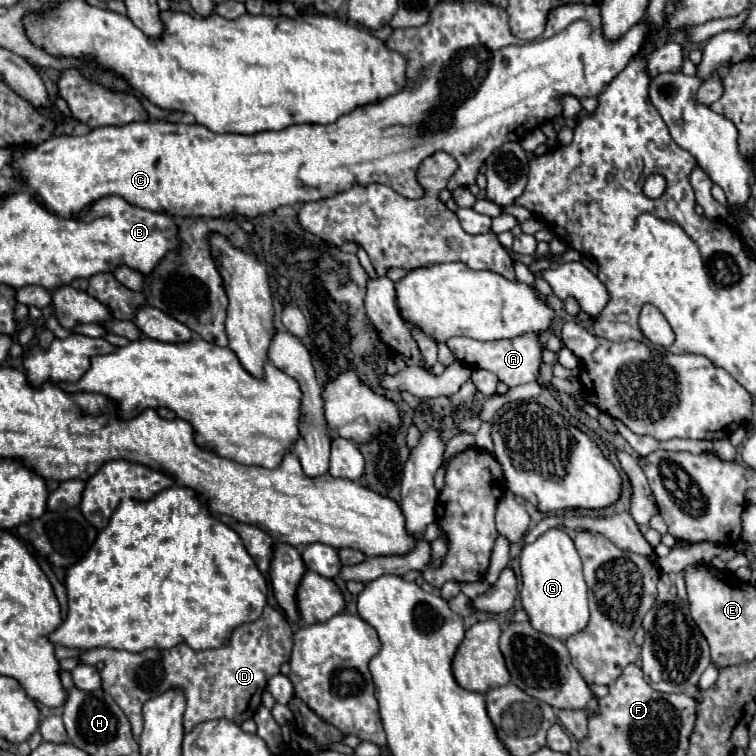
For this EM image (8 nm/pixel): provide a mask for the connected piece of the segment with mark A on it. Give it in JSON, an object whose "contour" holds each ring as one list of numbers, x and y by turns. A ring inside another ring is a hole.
{"contour":[[525,333,523,337,501,339,501,341,477,341,471,337,453,337,447,341,447,347,453,351,453,355,459,361,463,361,471,367,493,371,507,387,535,381,539,377,539,367,543,363,543,359,541,359,543,347,541,347,537,333]]}

